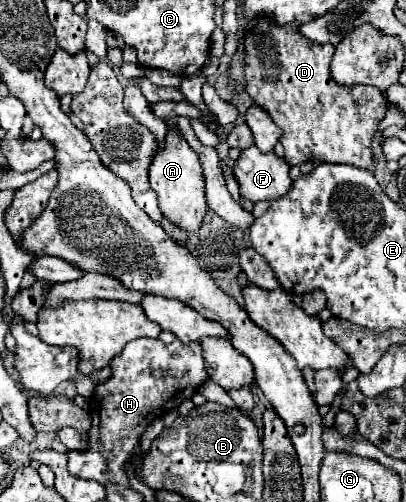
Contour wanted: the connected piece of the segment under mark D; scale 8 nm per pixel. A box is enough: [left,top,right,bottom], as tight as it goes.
[242,24,388,168]

